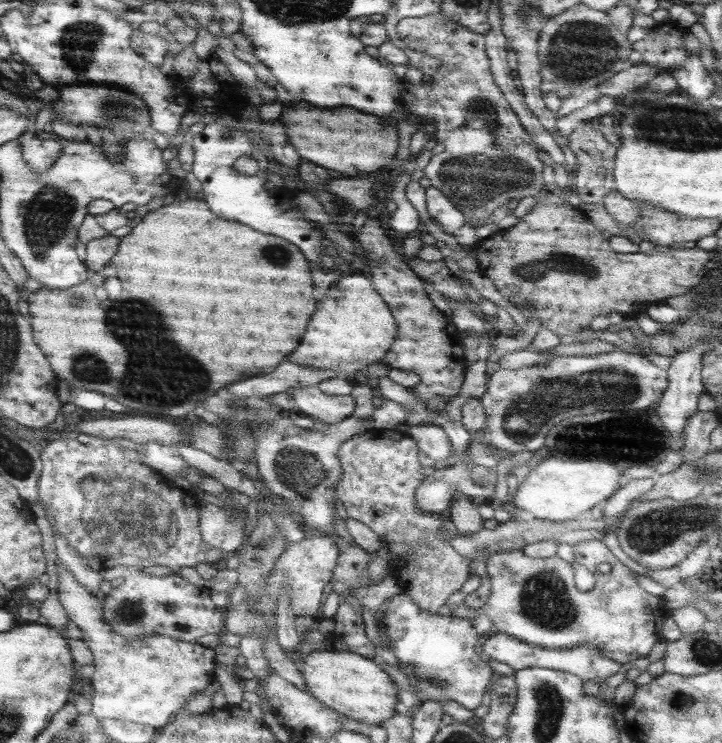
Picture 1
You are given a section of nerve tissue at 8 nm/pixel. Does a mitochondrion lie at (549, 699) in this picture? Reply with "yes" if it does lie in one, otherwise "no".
yes

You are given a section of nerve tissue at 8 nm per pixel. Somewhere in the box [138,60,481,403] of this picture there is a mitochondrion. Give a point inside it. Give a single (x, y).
(278, 256)

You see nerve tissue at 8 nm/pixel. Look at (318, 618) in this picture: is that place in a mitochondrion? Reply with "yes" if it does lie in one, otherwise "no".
no

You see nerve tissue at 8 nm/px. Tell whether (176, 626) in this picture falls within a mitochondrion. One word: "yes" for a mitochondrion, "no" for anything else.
yes

